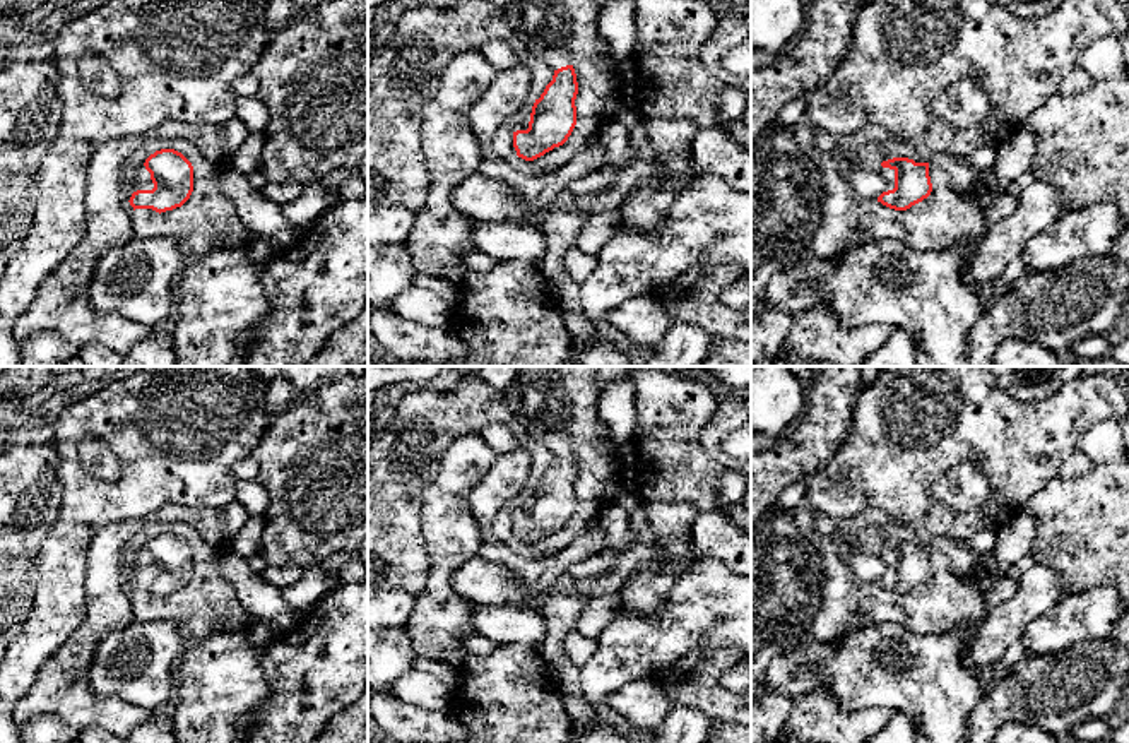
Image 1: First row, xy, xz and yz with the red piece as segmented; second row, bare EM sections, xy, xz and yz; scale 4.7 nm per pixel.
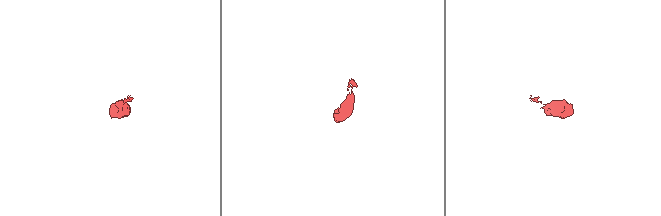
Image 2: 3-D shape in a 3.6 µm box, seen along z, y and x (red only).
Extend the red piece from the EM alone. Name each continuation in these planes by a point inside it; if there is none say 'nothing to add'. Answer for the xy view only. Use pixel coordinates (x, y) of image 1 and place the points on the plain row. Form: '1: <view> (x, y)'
nothing to add

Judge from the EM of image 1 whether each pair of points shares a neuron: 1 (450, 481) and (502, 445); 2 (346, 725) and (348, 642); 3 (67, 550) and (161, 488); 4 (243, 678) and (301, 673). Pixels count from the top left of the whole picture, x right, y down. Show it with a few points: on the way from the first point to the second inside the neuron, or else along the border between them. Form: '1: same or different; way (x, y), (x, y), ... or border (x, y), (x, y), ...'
1: different; border (479, 433), (498, 454)
2: different; border (349, 706), (325, 725)
3: same; way (79, 523), (98, 504), (134, 495)
4: different; border (267, 649), (262, 673), (269, 695), (252, 714)

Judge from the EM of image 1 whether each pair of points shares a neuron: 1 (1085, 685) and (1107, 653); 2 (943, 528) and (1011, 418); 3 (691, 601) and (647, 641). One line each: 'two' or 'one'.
1: one
2: one
3: one

